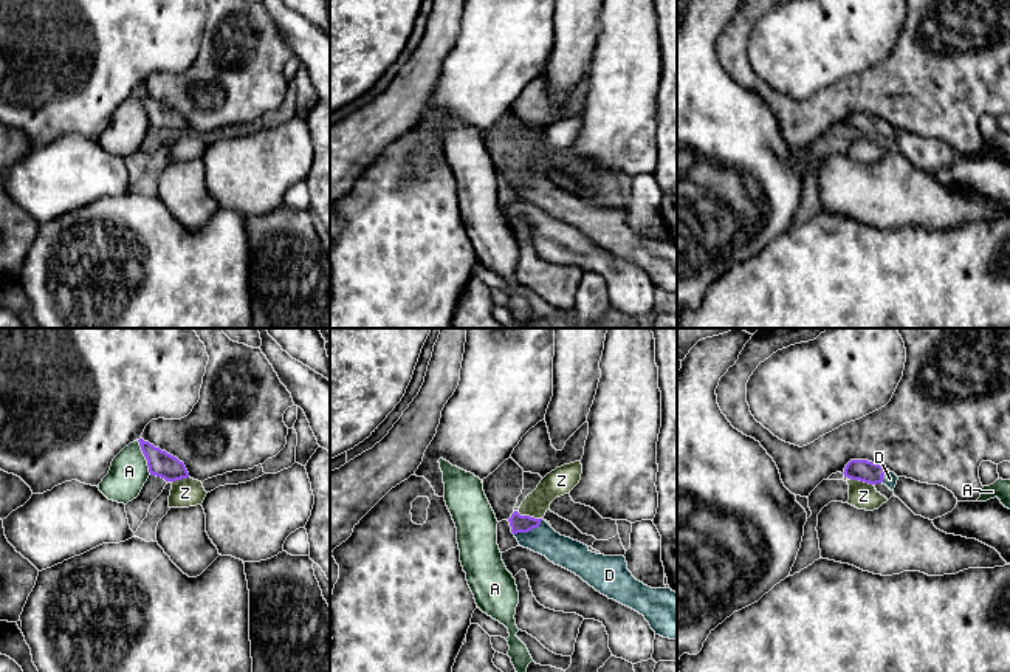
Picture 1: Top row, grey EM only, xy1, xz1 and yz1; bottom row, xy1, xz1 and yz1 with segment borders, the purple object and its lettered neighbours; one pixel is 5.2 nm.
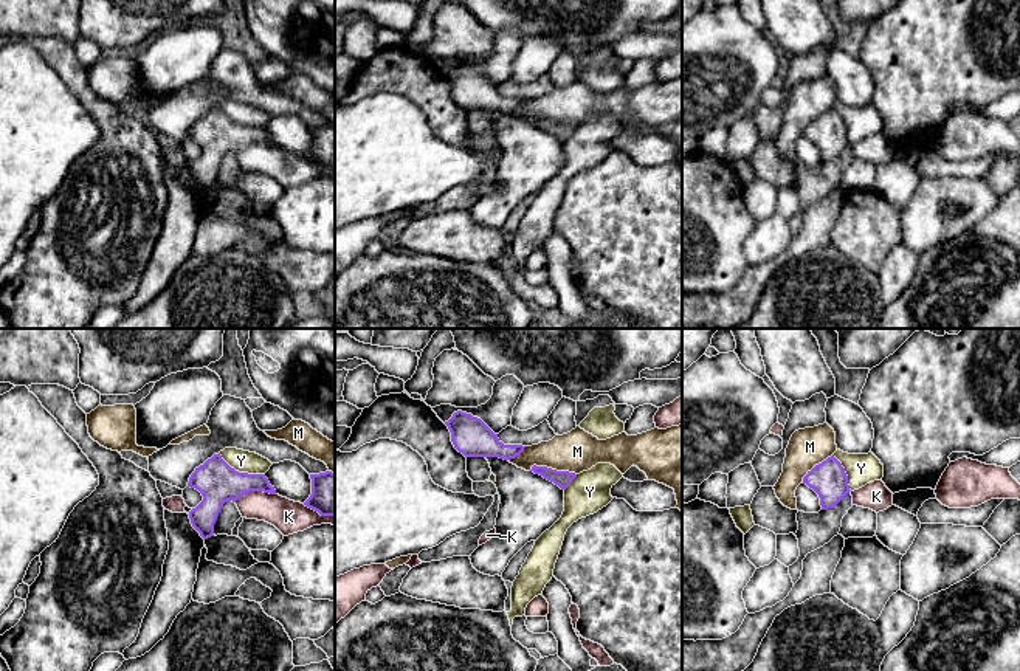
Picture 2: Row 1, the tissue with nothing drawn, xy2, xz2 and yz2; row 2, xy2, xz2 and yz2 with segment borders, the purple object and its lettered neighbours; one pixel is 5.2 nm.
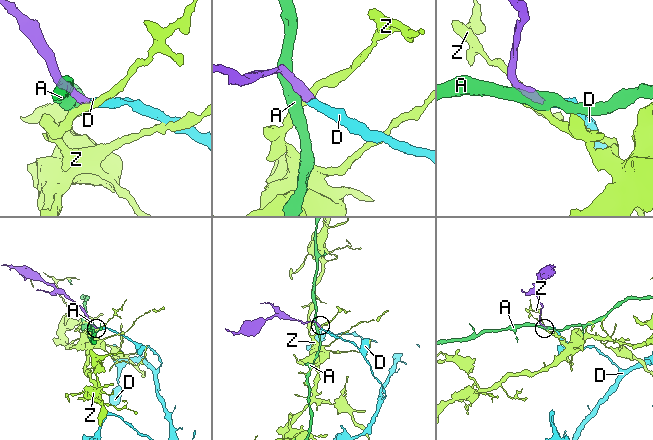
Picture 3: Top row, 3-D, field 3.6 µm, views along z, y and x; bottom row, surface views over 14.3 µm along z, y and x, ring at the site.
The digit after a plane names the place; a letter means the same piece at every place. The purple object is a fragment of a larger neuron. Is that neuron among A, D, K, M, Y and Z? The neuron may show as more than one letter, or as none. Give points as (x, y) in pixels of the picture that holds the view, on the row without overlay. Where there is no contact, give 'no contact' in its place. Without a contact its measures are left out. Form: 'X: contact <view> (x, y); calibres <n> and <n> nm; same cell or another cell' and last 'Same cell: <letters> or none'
A: contact xy1 (144, 109); calibres 130 and 200 nm; another cell
D: contact xz1 (529, 183); calibres 100 and 160 nm; same cell
K: contact xy2 (254, 143); calibres 200 and 170 nm; another cell
M: contact xz2 (551, 121); calibres 90 and 220 nm; another cell
Y: contact xy2 (241, 126); calibres 200 and 110 nm; another cell
Z: contact xz1 (529, 169); calibres 100 and 140 nm; another cell
Same cell: D

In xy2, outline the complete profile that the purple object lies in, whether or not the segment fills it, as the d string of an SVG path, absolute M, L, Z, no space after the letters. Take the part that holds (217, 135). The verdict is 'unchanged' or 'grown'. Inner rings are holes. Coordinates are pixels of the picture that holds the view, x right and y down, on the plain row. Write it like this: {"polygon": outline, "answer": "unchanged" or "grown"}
{"polygon": "M214 107L191 127L188 139L202 146L203 153L189 164L192 180L203 192L214 189L214 177L225 155L236 155L250 144L276 147L265 127L239 126Z", "answer": "unchanged"}

